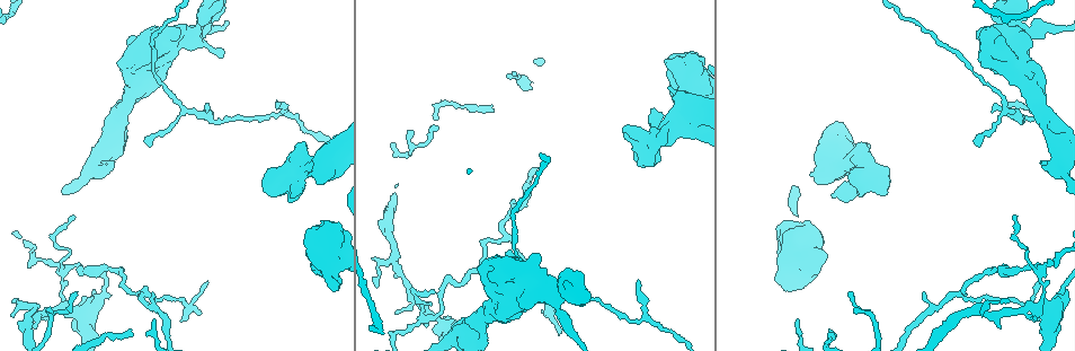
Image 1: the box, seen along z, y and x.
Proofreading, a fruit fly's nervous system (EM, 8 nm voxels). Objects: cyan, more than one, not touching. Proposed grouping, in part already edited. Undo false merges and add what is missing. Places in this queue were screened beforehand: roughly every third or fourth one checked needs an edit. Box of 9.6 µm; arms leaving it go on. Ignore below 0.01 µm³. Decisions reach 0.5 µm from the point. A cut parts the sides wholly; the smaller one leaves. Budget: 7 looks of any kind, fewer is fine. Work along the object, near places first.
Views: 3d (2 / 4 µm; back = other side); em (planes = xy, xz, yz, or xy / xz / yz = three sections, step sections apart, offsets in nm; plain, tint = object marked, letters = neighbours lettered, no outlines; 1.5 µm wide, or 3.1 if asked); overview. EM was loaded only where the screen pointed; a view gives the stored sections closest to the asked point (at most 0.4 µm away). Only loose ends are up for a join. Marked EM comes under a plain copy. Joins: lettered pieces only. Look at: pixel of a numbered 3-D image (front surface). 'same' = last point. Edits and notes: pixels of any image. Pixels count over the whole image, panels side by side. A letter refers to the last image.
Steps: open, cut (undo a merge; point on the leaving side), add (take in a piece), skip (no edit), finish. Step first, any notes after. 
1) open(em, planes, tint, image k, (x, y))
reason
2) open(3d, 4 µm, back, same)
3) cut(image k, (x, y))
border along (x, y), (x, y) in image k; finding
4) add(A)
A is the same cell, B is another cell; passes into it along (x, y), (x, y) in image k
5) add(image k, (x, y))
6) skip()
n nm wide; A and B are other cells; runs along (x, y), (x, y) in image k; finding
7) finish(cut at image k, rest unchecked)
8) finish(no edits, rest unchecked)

open(3d, 4 µm, image 1, (63, 272))
four-way junction

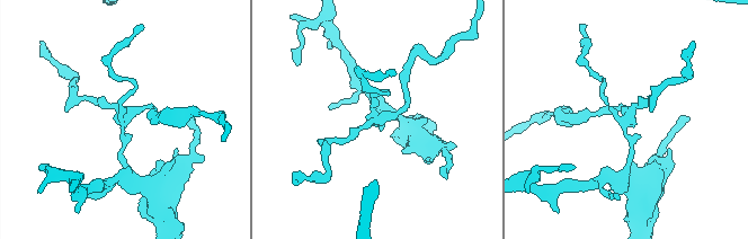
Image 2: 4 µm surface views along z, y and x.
open(em, yz, step 8, letters, image 2, (124, 114))
4 arms

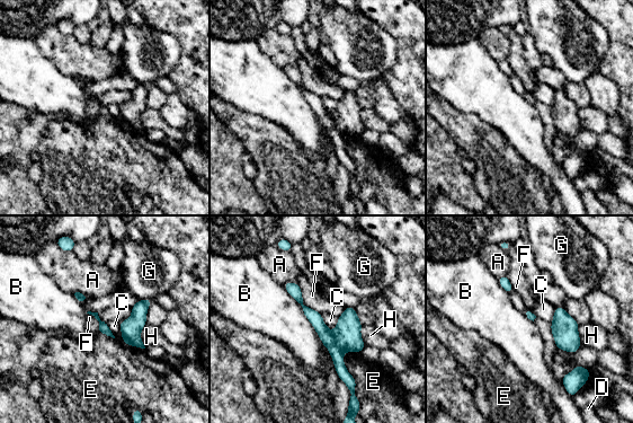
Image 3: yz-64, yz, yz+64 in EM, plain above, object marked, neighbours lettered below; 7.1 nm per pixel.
cut(image 3, (347, 333))
A, B, C, D, E, F, G and H are other cells; border along (332, 332), (335, 343), (342, 352) in image 3; a second cell is stuck on

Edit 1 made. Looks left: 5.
open(overview)

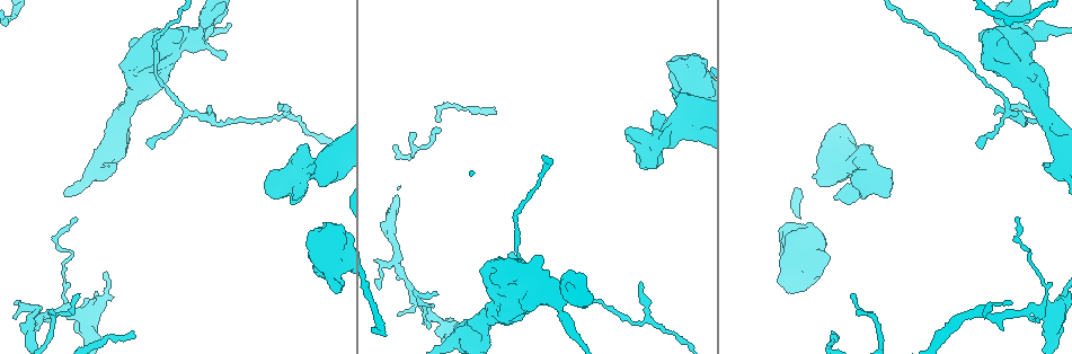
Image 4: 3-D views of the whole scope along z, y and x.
open(3d, 4 µm, image 4, (832, 332))
tapers out

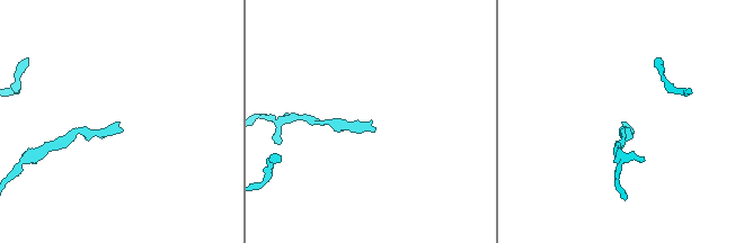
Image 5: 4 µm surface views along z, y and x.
open(em, xz, step 4, letters, image 5, (116, 124))
need the tissue

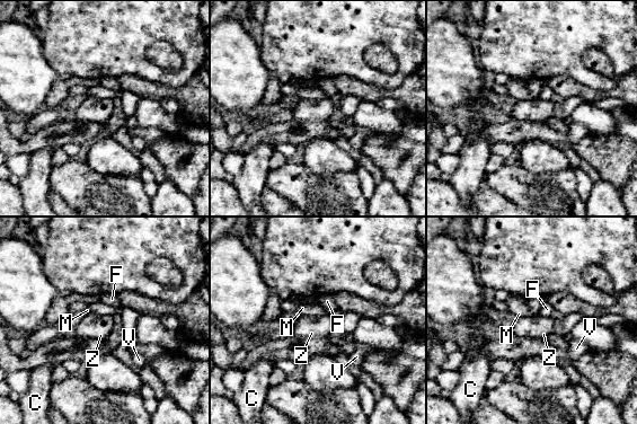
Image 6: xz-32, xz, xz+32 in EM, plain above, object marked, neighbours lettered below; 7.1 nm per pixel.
open(em, planes, letters, same)

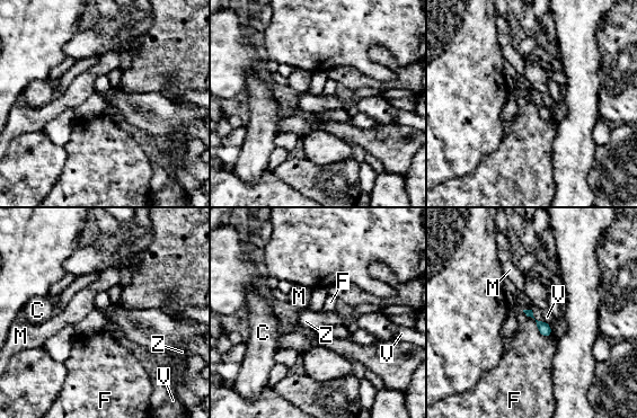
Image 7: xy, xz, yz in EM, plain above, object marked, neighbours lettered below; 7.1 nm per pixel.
skip()
90 nm wide; C, F, M, V and Z are other cells; border along (528, 316), (538, 331), (549, 337) in image 7; no lettered piece goes on from it

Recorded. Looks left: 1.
finish(cut at image 3, rest unchecked)

